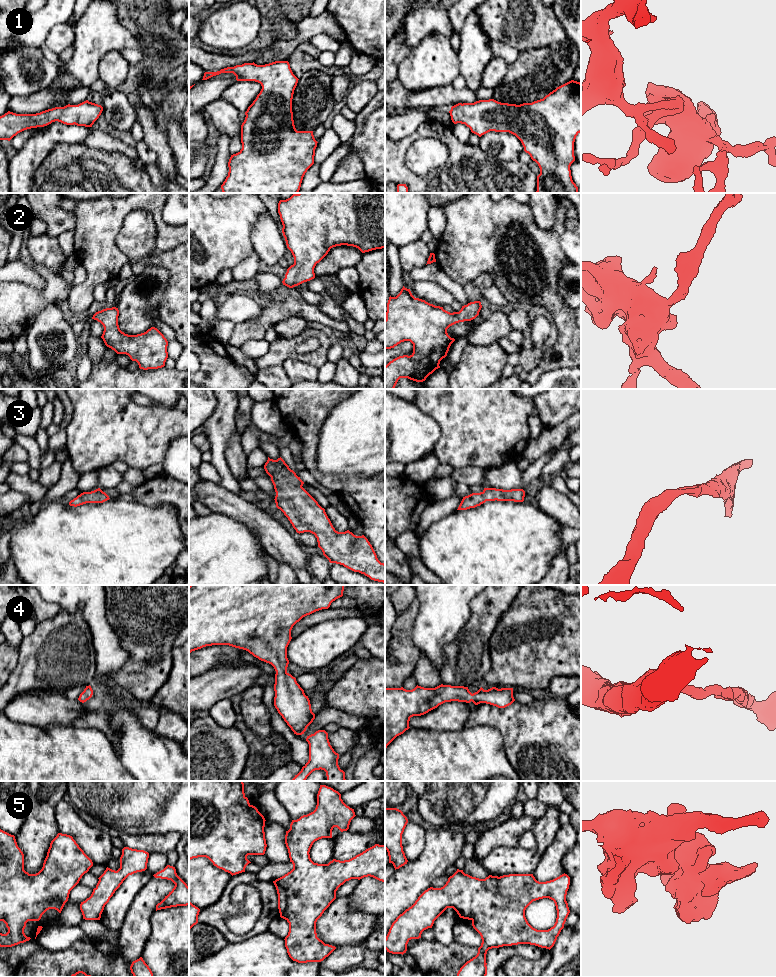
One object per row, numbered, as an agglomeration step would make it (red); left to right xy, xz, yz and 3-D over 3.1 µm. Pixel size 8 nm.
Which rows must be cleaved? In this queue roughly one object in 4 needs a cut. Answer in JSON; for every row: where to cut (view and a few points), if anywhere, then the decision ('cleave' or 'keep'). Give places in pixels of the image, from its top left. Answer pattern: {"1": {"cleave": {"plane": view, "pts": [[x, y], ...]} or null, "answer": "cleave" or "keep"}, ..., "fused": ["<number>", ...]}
{"1": {"cleave": null, "answer": "keep"}, "2": {"cleave": null, "answer": "keep"}, "3": {"cleave": null, "answer": "keep"}, "4": {"cleave": null, "answer": "keep"}, "5": {"cleave": null, "answer": "keep"}, "fused": []}

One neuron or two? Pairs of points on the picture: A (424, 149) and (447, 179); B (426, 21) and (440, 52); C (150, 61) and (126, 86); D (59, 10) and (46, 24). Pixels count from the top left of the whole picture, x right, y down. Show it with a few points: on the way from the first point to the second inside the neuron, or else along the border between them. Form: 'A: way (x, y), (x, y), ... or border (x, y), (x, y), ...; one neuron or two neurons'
A: border (446, 163), (425, 176), (418, 176), (416, 174); two neurons
B: border (448, 37), (439, 34), (429, 34), (413, 47); two neurons
C: way (146, 67), (132, 81); one neuron
D: way (56, 13), (48, 21); one neuron

